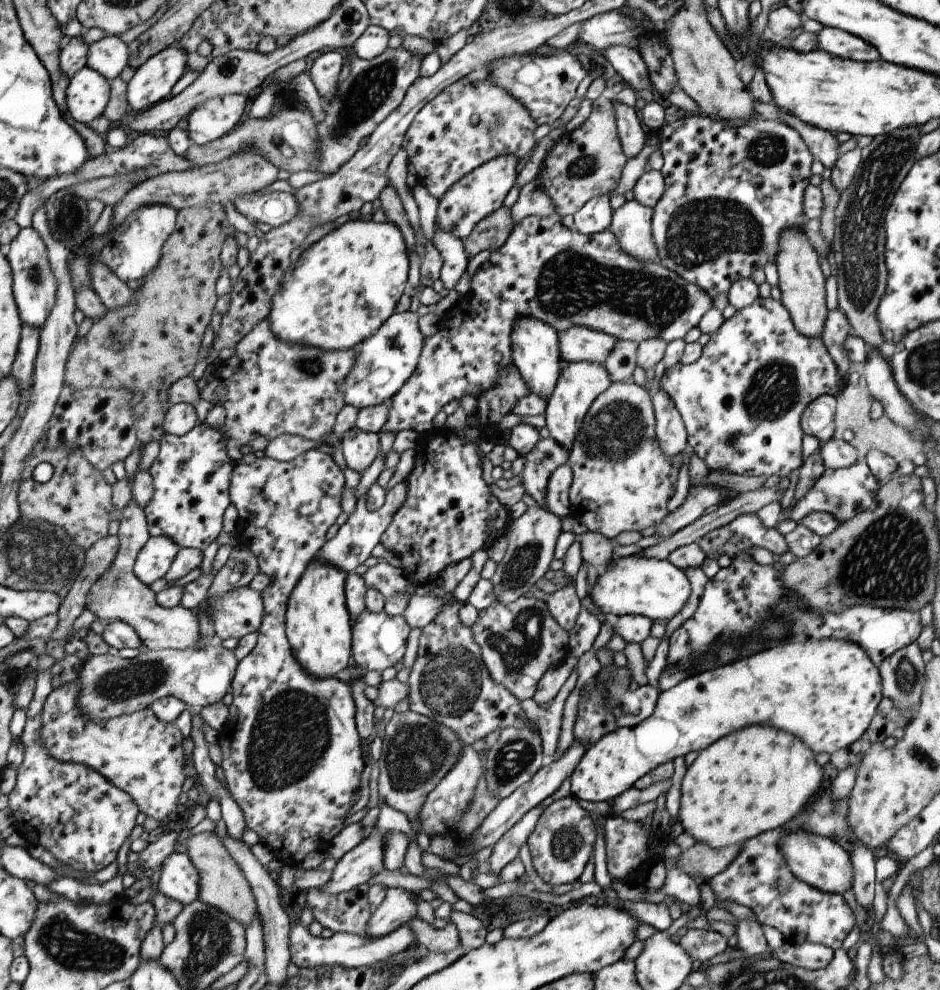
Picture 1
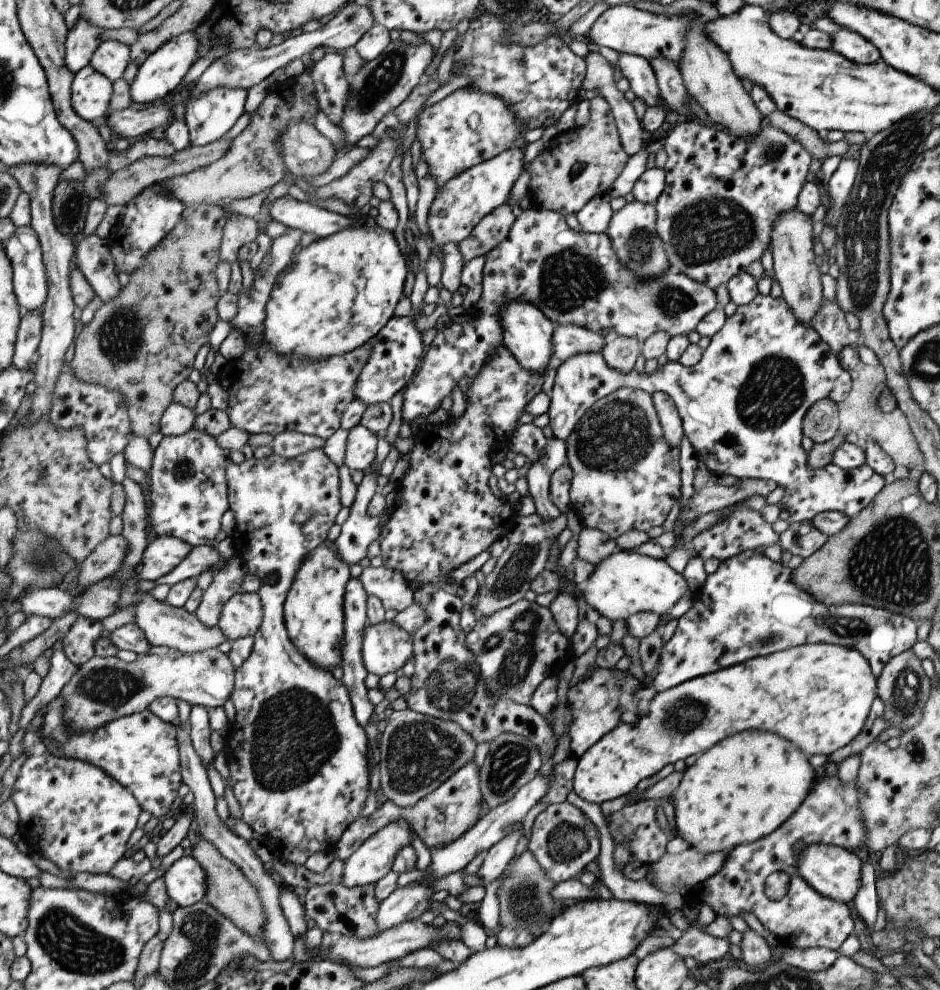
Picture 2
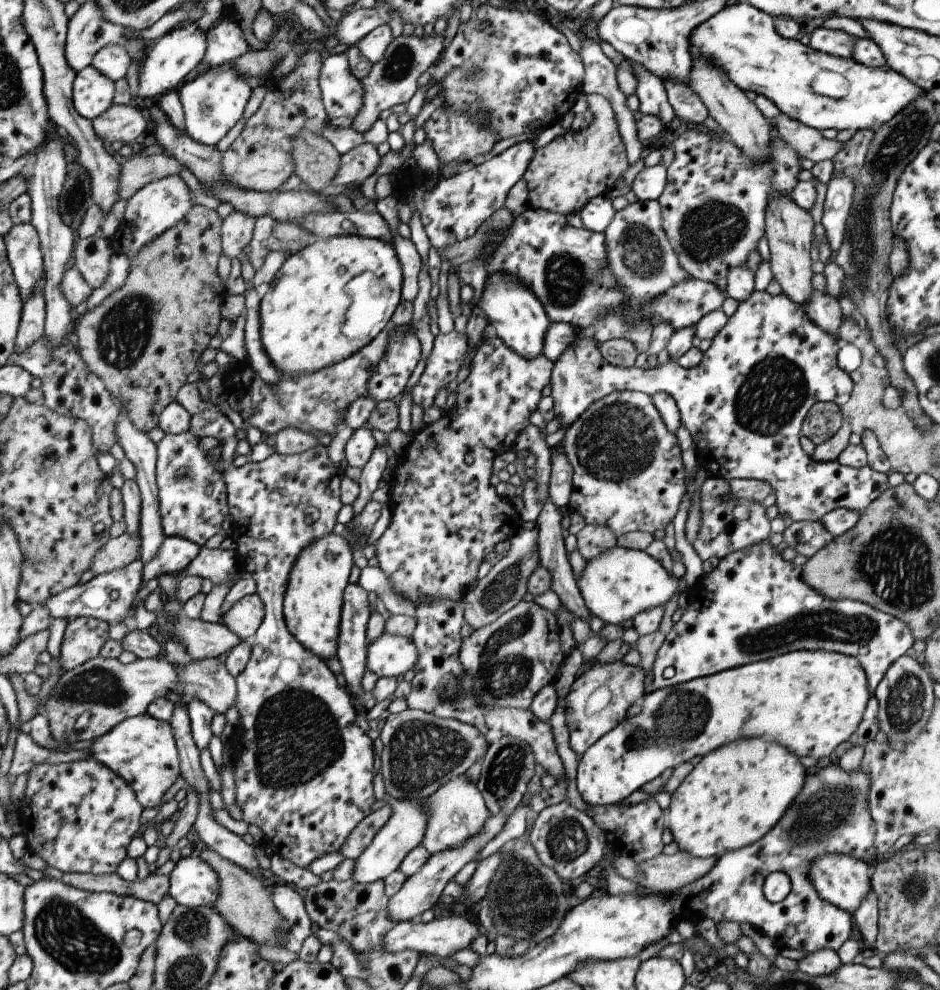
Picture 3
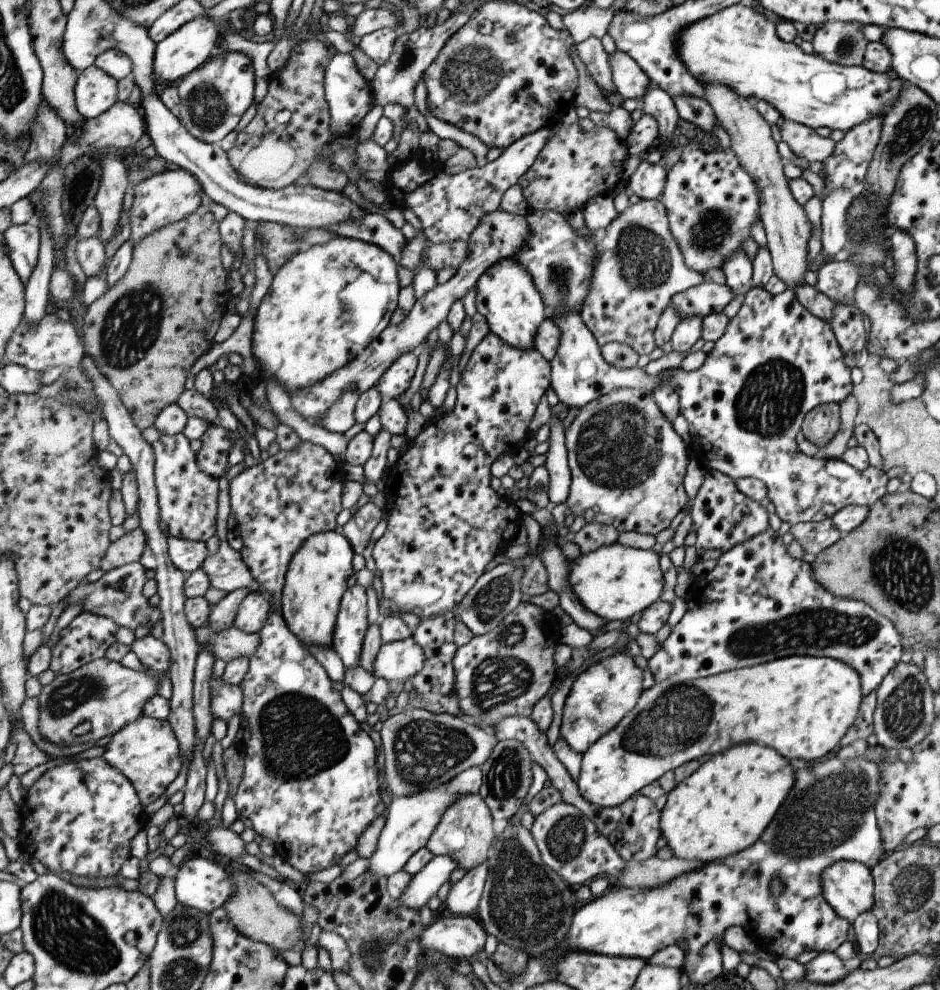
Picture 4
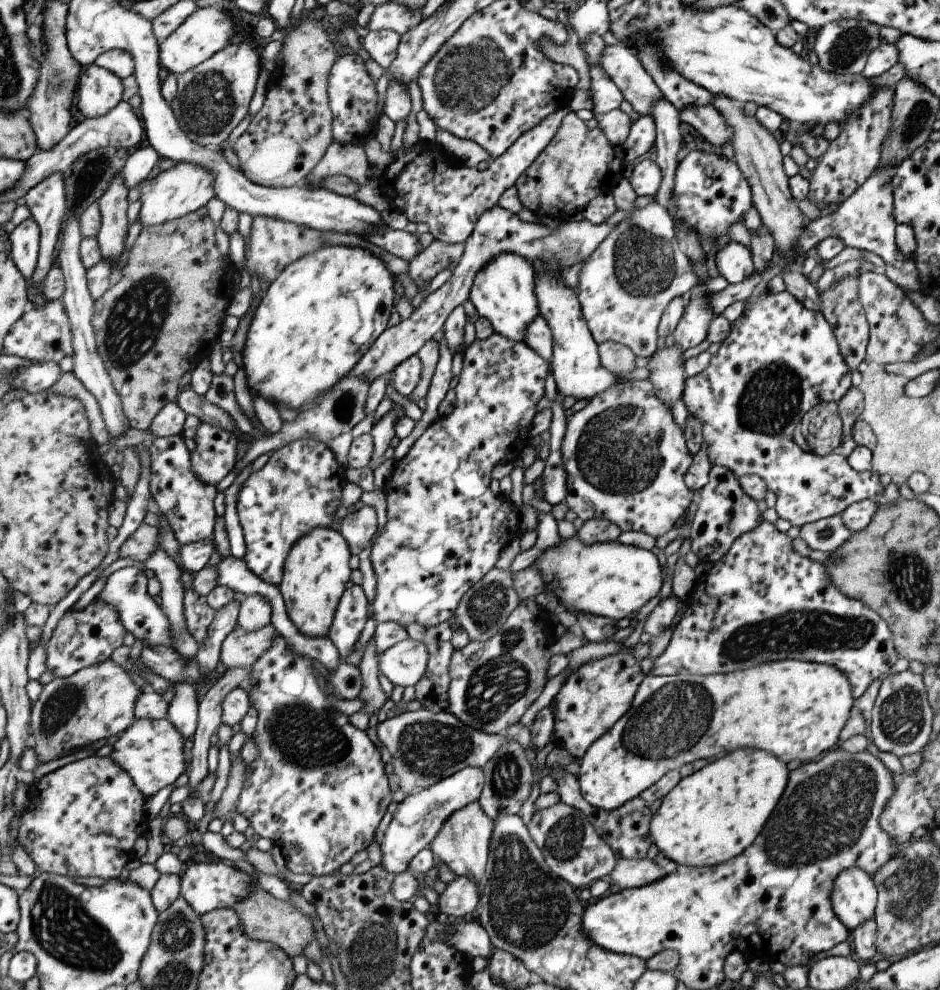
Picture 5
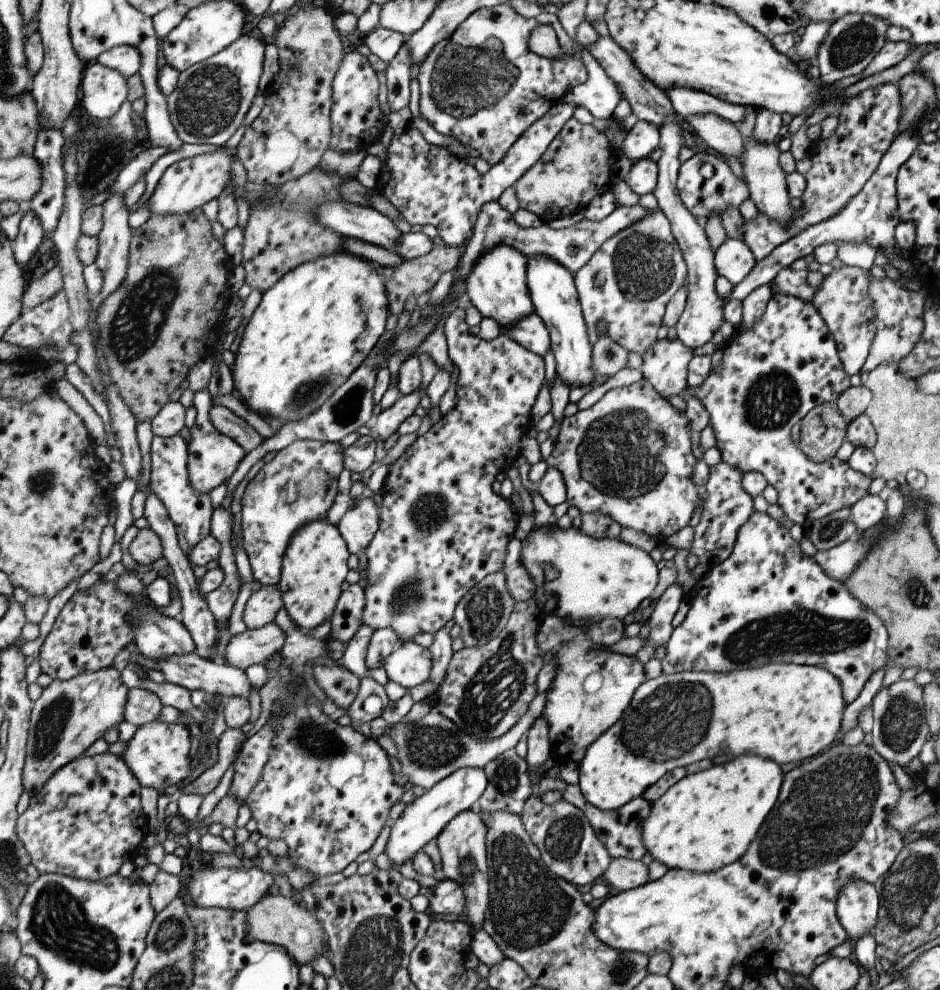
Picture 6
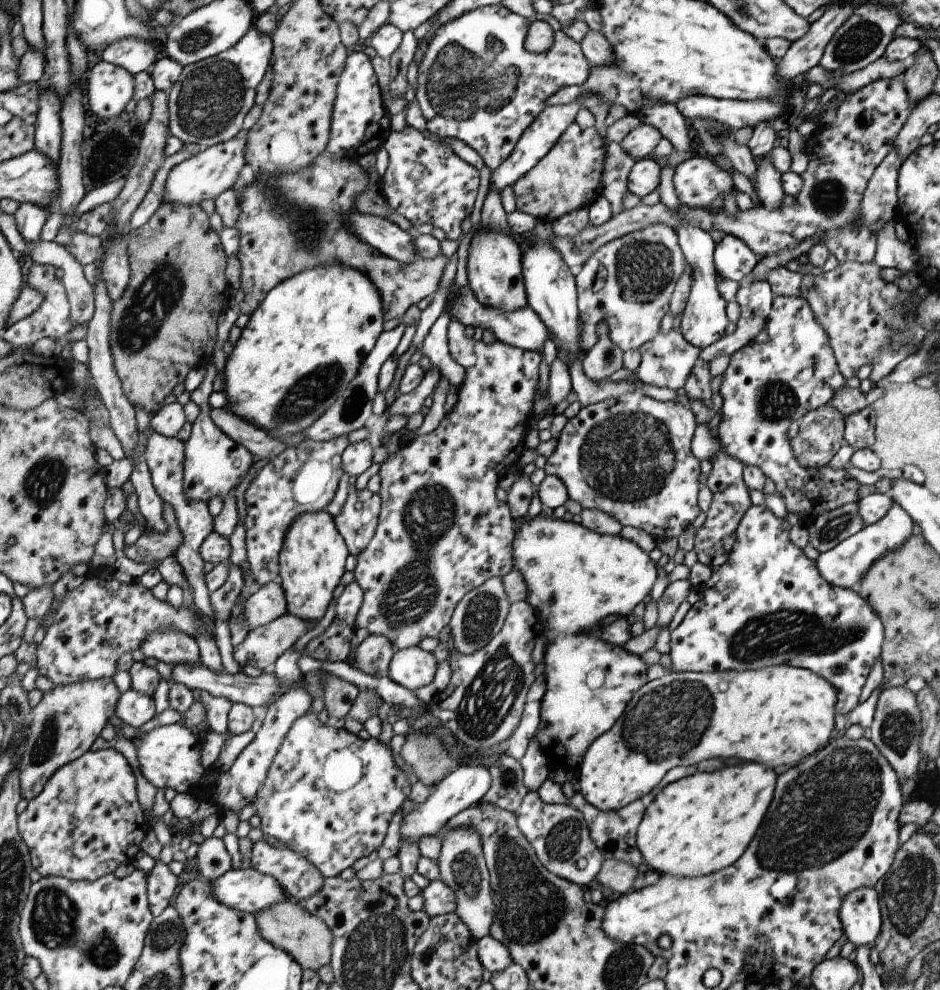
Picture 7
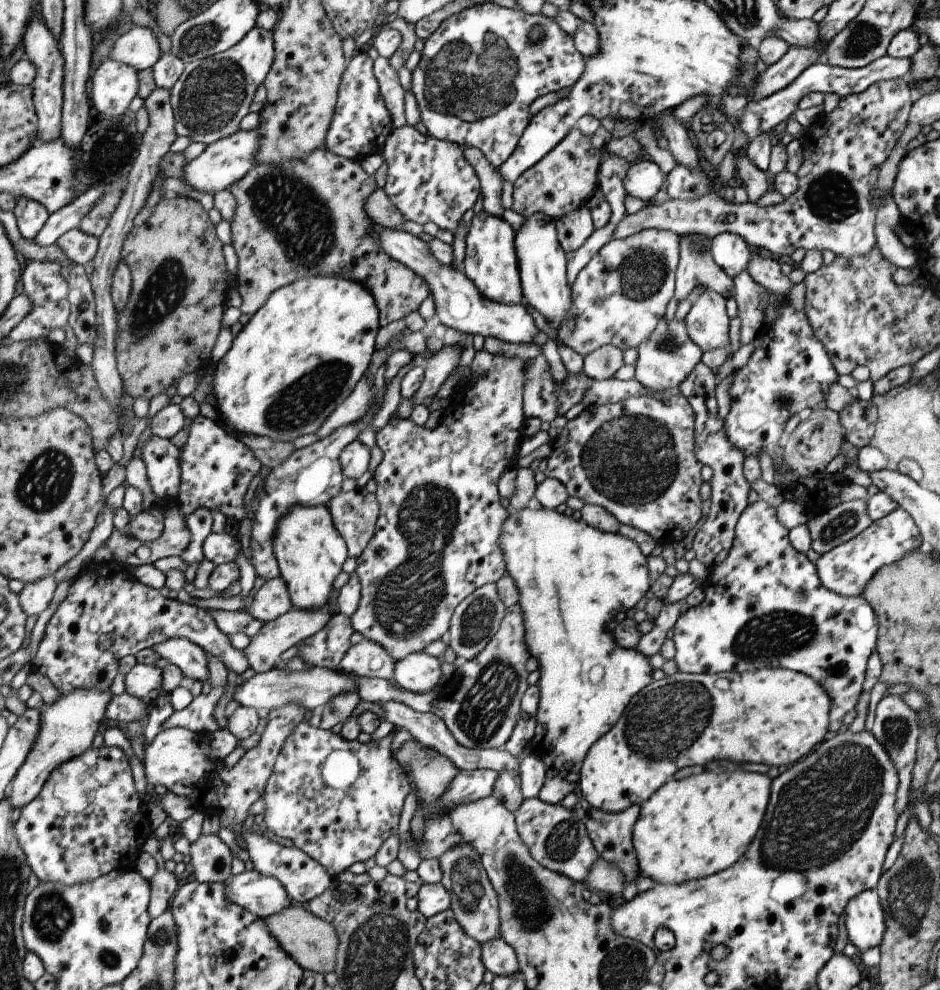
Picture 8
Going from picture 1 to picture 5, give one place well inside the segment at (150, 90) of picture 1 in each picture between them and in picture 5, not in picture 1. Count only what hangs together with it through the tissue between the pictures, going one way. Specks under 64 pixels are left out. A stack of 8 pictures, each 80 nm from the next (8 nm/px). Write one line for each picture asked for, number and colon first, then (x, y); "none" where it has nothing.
2: (157, 78)
3: (169, 60)
4: (186, 48)
5: (206, 30)

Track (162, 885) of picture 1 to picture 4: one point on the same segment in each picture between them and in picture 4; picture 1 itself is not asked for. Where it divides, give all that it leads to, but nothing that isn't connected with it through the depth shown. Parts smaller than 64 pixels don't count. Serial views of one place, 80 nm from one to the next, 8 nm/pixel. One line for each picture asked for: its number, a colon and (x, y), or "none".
2: (184, 881)
3: (192, 883)
4: (202, 884)

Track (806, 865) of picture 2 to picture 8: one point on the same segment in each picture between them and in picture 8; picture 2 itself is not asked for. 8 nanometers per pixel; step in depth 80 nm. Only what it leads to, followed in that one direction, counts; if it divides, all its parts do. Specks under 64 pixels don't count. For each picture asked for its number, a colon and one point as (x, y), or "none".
3: (841, 880)
4: (848, 888)
5: (853, 897)
6: (856, 905)
7: (859, 913)
8: (864, 920)

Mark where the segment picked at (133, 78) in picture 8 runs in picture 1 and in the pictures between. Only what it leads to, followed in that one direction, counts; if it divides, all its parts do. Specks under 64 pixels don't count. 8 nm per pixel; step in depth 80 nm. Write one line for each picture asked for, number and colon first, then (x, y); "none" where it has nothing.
1: (87, 91)
2: (90, 91)
3: (92, 92)
4: (94, 90)
5: (98, 90)
6: (103, 90)
7: (108, 88)

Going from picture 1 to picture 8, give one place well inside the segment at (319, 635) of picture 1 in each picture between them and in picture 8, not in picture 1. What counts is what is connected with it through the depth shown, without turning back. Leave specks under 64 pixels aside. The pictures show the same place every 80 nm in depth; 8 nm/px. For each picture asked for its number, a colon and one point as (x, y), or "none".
2: (312, 608)
3: (311, 601)
4: (316, 577)
5: (315, 570)
6: (314, 565)
7: (311, 559)
8: (309, 552)

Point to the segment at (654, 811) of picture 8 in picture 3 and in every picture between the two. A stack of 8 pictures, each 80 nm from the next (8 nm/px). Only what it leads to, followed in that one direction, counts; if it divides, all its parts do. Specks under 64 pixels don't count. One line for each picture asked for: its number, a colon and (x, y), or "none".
3: (730, 799)
4: (721, 808)
5: (709, 817)
6: (703, 822)
7: (694, 826)

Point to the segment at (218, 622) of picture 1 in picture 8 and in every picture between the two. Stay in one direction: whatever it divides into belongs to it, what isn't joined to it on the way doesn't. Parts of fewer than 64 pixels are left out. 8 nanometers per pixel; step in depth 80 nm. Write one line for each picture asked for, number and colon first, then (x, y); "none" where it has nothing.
2: (240, 616)
3: (244, 617)
4: (252, 613)
5: (254, 611)
6: (261, 607)
7: (267, 601)
8: (271, 600)

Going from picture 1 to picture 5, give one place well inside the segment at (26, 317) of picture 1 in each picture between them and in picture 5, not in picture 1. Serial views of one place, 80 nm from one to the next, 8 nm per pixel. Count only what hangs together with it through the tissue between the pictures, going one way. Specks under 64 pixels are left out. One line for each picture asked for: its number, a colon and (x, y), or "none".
2: (24, 248)
3: (24, 245)
4: (24, 240)
5: (25, 239)

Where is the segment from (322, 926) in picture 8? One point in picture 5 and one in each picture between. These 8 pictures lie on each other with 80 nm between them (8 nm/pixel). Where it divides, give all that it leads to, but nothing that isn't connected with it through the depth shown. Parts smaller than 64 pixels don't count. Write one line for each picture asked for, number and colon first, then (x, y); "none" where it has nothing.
5: (263, 917)
6: (283, 922)
7: (304, 938)

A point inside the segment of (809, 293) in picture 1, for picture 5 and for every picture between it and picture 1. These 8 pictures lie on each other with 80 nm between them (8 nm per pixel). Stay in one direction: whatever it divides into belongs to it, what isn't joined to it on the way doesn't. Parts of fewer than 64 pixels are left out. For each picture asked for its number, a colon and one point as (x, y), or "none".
2: (790, 243)
3: (787, 228)
4: (787, 229)
5: (756, 153)

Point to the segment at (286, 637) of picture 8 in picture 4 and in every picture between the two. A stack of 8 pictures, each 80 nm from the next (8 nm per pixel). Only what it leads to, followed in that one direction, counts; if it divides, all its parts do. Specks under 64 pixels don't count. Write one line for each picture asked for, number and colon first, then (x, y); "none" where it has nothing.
4: (232, 643)
5: (239, 648)
6: (254, 646)
7: (262, 645)

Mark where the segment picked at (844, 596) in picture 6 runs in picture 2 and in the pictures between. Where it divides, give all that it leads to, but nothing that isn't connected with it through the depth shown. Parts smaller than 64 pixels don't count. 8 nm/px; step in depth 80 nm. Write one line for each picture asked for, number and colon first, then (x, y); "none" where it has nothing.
2: (749, 606)
3: (753, 605)
4: (758, 603)
5: (760, 602)

